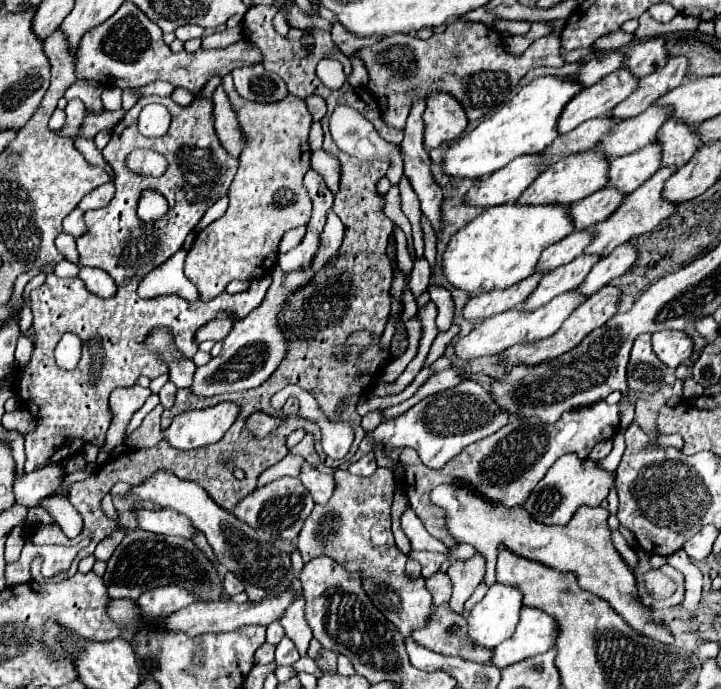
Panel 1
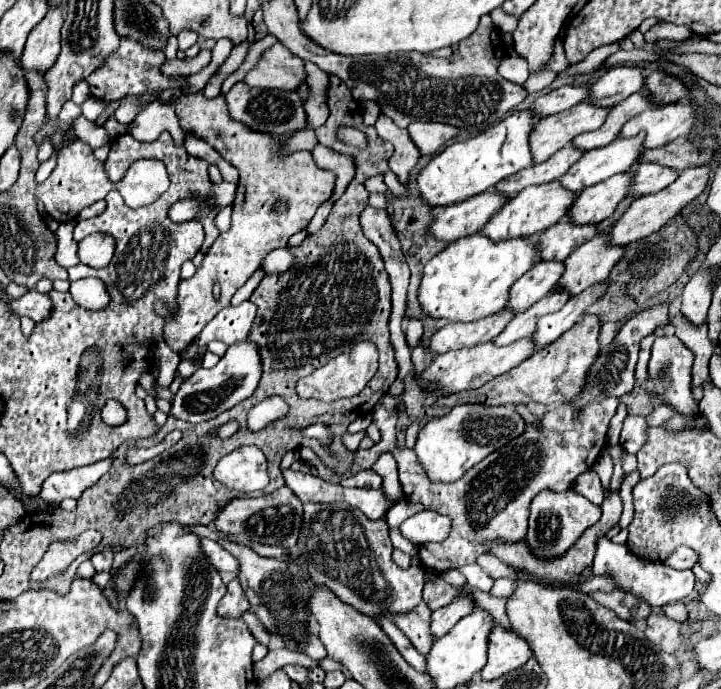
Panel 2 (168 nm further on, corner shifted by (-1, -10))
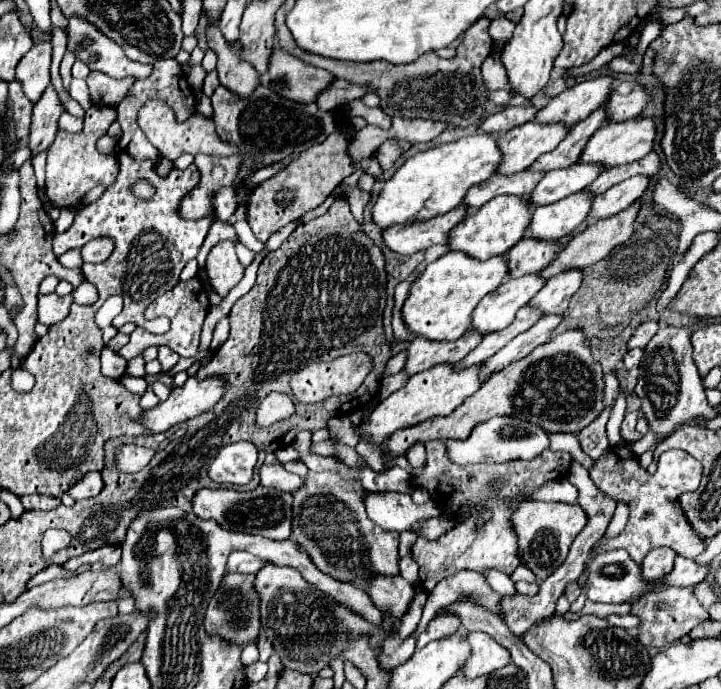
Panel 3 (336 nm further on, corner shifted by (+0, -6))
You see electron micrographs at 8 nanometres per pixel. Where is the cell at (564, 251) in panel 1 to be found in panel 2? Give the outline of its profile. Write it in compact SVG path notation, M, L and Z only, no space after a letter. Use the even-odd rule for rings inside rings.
M557 260L537 262L529 272L525 272L513 284L507 308L513 308L515 312L527 310L531 304L547 296L551 290L555 290L557 280L561 278L563 270L565 270L563 262L557 262Z

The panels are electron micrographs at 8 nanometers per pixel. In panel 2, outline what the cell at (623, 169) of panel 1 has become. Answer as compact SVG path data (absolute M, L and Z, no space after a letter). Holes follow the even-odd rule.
M621 172L617 176L611 176L609 180L593 184L593 188L585 188L585 192L577 196L573 210L569 210L569 218L573 218L577 224L597 224L609 218L619 206L619 202L627 198L633 176L633 172Z

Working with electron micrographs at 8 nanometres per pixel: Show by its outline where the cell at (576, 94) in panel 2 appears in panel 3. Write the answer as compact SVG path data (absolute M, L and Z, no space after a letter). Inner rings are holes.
M532 102L522 104L522 106L514 106L514 108L506 108L502 112L496 112L492 116L488 116L482 124L480 130L486 134L498 134L498 132L508 132L512 128L516 128L518 124L530 122L536 116L536 108Z

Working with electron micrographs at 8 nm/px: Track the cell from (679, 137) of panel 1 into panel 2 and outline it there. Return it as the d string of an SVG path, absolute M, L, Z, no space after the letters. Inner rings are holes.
M643 162L637 168L637 176L633 178L633 186L631 186L629 194L647 196L647 194L659 192L659 190L667 188L671 182L675 182L677 176L679 176L679 172L673 168Z

